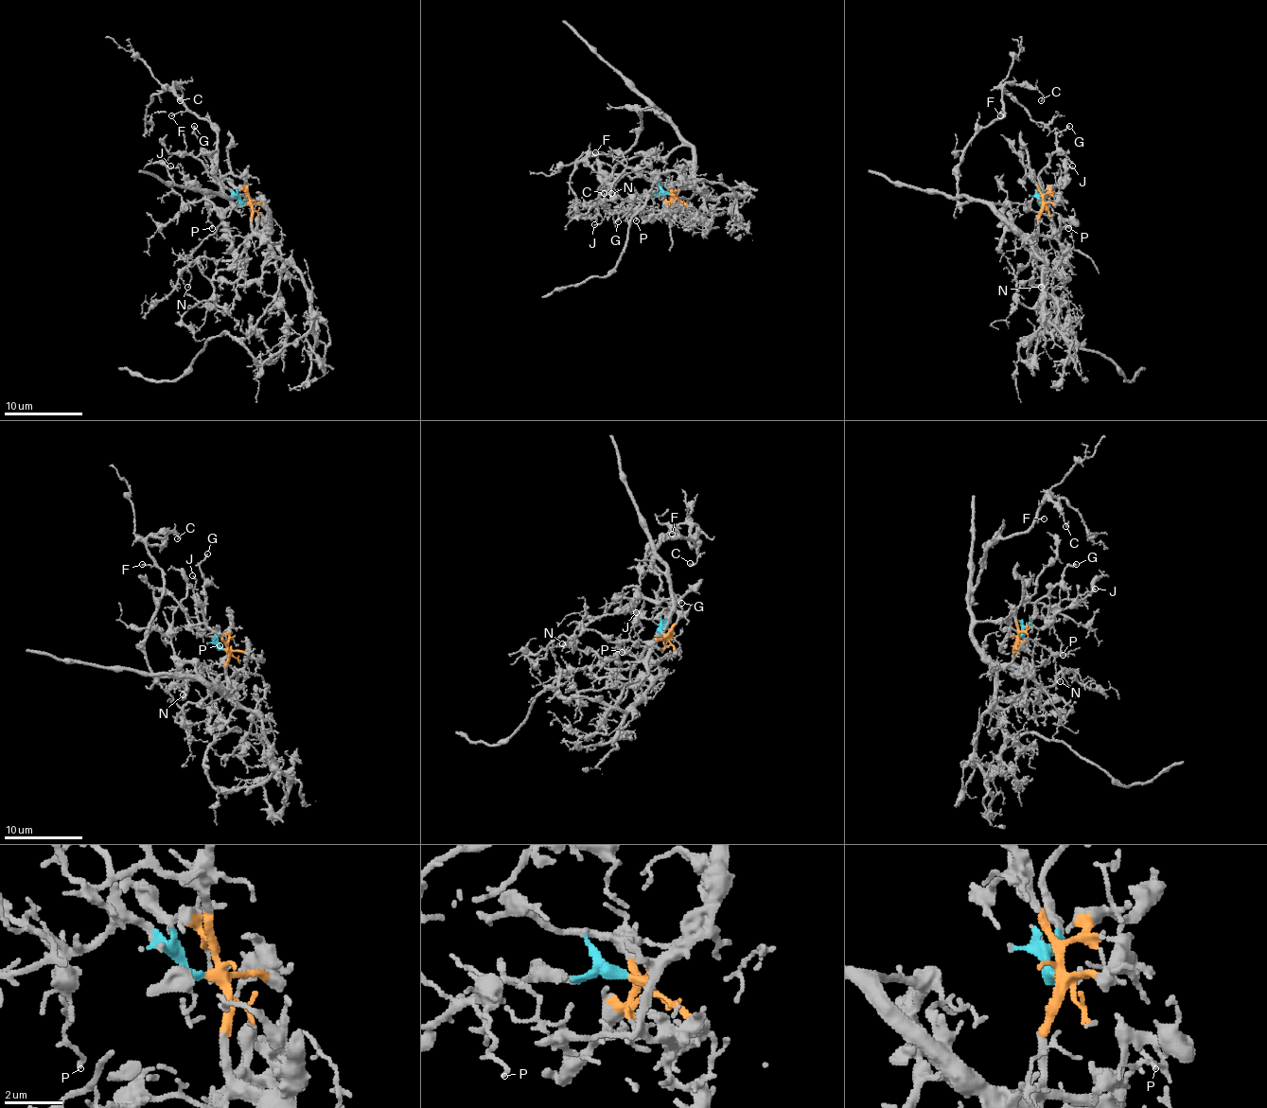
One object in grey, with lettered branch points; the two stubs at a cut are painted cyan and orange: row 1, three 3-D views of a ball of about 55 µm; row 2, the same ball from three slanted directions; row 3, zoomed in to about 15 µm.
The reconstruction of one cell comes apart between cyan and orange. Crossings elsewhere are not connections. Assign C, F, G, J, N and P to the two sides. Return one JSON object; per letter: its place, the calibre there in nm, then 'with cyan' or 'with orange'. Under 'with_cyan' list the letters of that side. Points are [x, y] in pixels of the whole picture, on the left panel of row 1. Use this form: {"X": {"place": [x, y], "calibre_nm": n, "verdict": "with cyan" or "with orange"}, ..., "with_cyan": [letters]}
{"C": {"place": [180, 100], "calibre_nm": 170, "verdict": "with orange"}, "F": {"place": [171, 115], "calibre_nm": 100, "verdict": "with orange"}, "G": {"place": [194, 126], "calibre_nm": 170, "verdict": "with cyan"}, "J": {"place": [170, 166], "calibre_nm": 140, "verdict": "with cyan"}, "N": {"place": [187, 287], "calibre_nm": 70, "verdict": "with orange"}, "P": {"place": [212, 228], "calibre_nm": 130, "verdict": "with cyan"}, "with_cyan": ["G", "J", "P"]}

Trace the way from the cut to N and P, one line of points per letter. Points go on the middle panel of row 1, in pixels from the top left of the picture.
N: (670, 194), (690, 168), (688, 145), (678, 145), (664, 157), (646, 157), (611, 184), (611, 192)
P: (670, 194), (635, 194), (631, 204), (637, 219)

